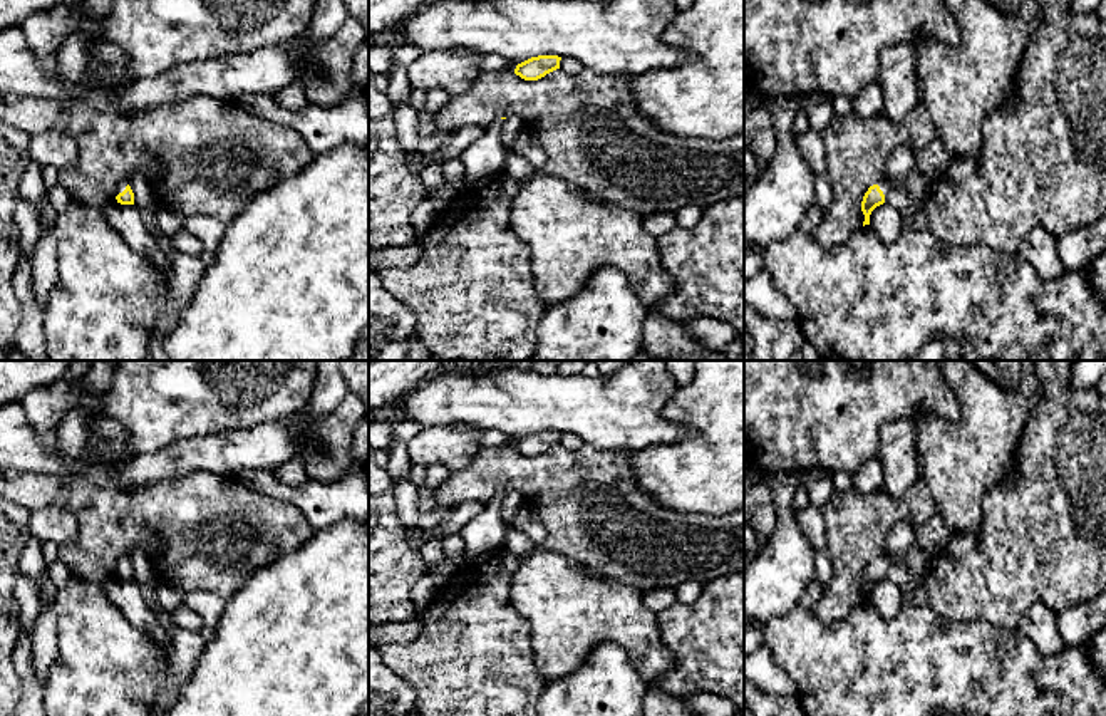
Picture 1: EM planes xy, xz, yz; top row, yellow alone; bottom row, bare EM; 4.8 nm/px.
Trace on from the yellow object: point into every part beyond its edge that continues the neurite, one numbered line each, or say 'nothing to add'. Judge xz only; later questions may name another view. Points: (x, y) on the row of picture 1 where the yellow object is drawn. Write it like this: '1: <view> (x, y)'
nothing to add

